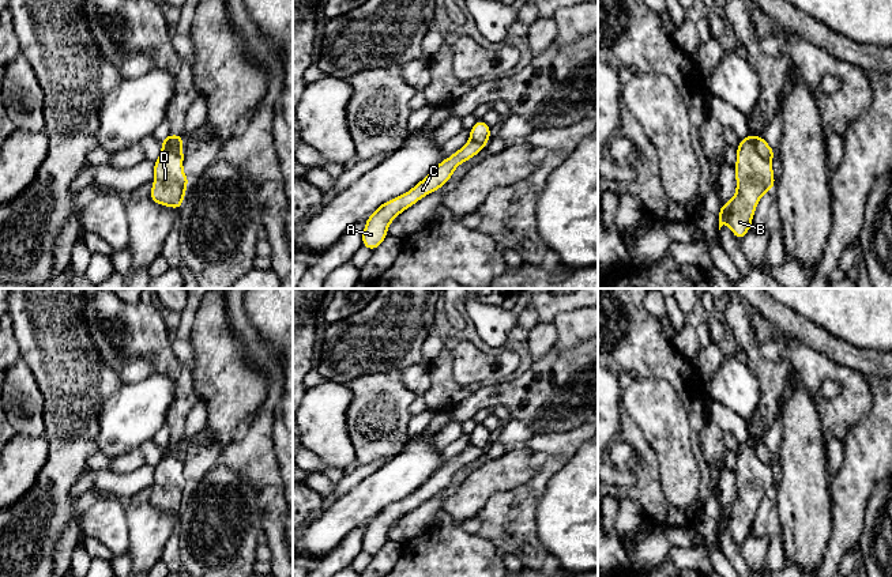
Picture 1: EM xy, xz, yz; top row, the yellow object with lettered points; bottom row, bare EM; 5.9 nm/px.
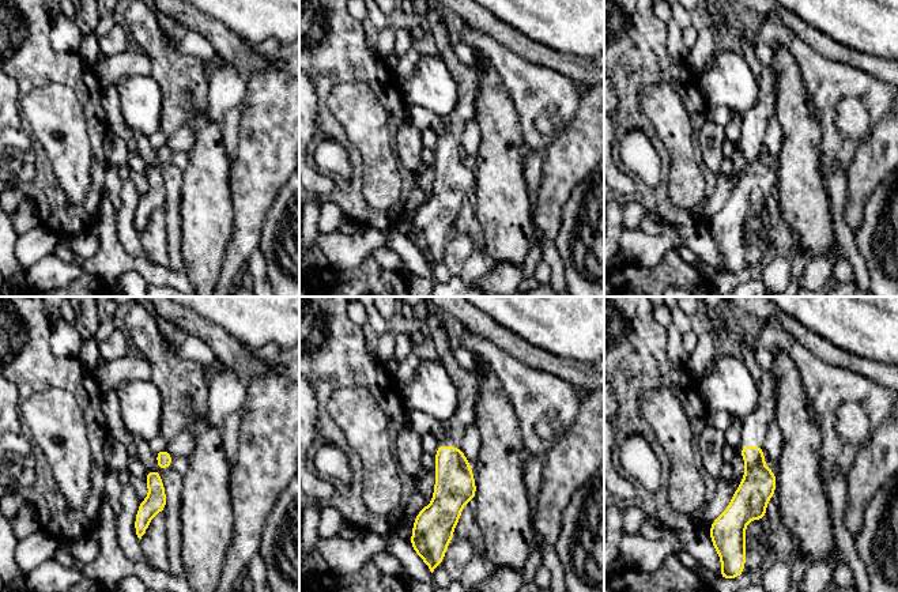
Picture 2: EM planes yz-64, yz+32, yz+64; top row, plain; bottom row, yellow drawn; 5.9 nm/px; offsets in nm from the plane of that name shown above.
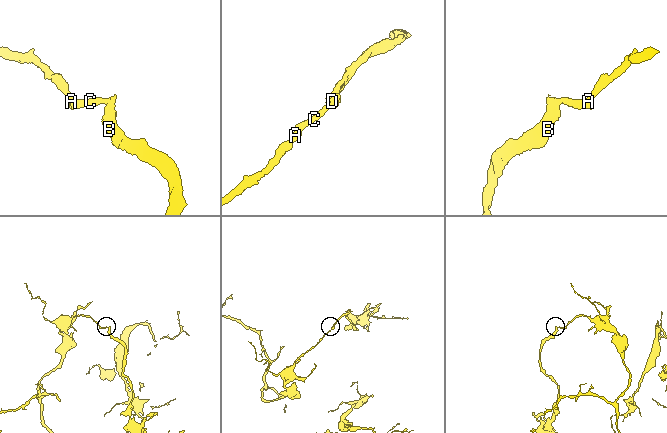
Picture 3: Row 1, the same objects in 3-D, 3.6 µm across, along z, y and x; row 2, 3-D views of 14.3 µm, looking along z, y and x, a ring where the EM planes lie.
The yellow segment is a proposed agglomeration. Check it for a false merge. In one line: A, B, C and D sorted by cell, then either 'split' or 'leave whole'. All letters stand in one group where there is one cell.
A C / B D; split

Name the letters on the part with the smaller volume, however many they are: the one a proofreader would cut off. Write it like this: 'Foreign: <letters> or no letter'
Foreign: B, D

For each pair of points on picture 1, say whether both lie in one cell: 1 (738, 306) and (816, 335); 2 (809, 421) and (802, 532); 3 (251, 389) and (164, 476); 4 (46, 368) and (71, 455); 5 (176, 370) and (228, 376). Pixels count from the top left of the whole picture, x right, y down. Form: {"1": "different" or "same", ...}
{"1": "different", "2": "same", "3": "different", "4": "same", "5": "different"}

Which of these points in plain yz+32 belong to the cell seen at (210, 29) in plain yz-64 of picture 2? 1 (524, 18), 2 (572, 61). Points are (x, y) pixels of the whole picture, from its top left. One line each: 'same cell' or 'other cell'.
1: other cell
2: same cell

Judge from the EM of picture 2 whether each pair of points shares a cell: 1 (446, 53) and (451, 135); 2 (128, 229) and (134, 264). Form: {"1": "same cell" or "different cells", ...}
{"1": "same cell", "2": "different cells"}

